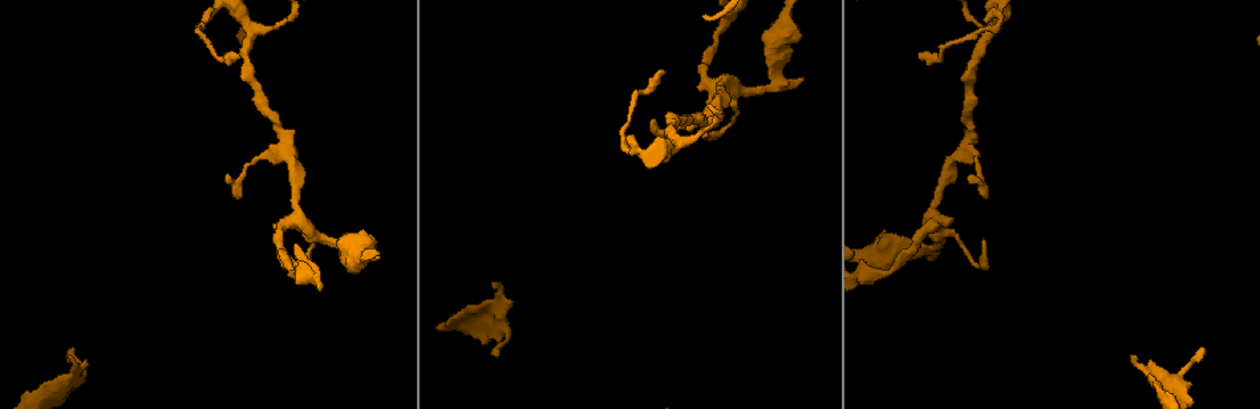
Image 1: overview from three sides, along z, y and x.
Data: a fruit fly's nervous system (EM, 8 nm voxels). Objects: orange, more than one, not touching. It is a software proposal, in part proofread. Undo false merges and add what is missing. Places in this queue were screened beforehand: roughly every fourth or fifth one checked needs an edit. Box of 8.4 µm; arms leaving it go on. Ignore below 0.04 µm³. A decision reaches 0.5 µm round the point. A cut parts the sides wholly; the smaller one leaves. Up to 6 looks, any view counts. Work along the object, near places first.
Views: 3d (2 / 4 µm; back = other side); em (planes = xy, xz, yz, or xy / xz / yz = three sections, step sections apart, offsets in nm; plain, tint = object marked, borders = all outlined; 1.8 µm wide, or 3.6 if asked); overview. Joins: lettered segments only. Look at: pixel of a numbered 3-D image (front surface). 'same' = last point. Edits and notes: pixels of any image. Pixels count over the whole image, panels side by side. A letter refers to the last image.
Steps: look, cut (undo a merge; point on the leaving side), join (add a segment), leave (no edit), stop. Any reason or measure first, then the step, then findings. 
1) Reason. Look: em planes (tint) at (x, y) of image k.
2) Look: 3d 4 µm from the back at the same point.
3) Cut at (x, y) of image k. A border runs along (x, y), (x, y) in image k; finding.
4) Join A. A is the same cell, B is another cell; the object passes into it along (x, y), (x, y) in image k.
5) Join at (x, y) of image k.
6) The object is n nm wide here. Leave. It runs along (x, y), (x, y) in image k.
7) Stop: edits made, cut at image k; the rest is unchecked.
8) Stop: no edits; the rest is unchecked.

An open end. Look: 3d 2 µm at (970, 179) of image 1.

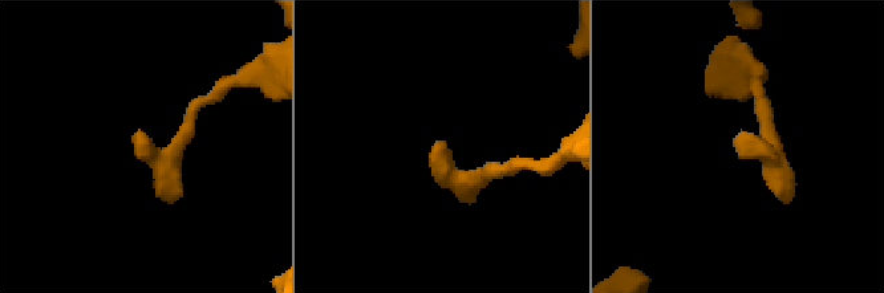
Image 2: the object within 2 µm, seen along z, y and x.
Look: em 3.6 µm xz step 8 (tint) at (735, 140) of image 2.

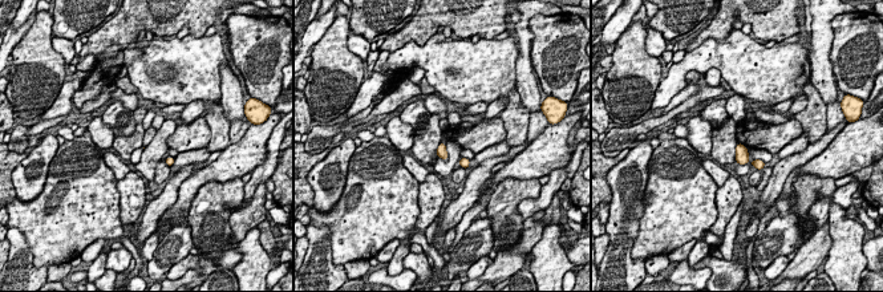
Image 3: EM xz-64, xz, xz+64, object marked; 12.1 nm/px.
Look: em 3.6 µm planes (borders) at the same point.

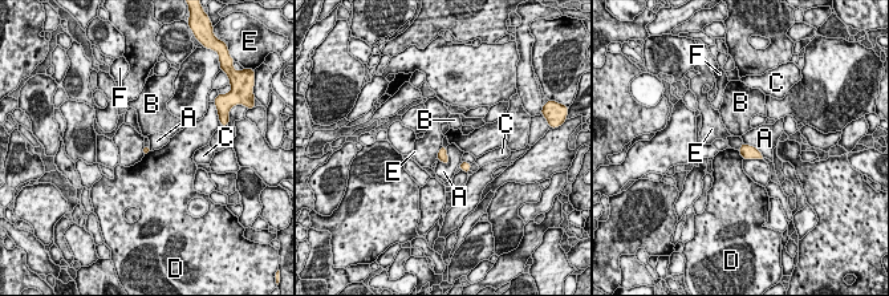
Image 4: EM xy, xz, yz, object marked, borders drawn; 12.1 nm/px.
Leave. A, B, C, D, E and F are other cells; a border runs along (743, 144), (738, 149) in image 4; no lettered segment goes on from it.

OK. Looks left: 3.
Tapers out. Look: em 3.6 µm planes (borders) at (1184, 390) of image 1.

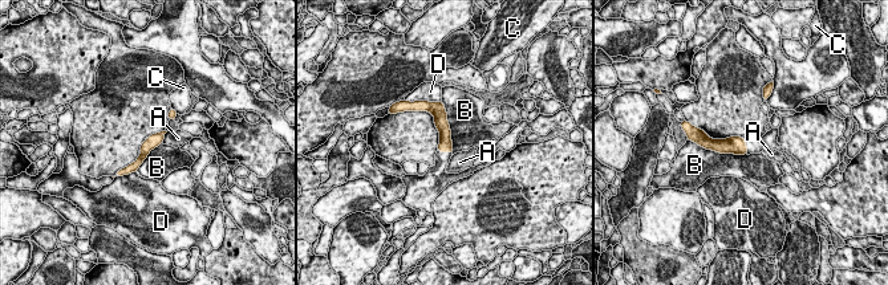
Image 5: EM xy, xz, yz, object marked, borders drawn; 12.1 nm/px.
Join D. D is the same cell, A, B and C are other cells; the neuron continues.

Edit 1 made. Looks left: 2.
Redraw. Look: overview.

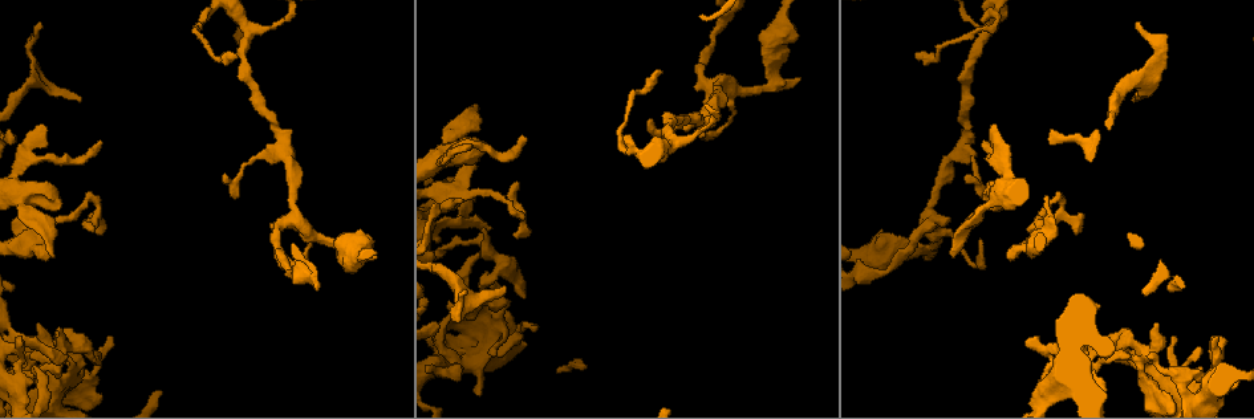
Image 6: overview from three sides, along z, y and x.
A narrow waist. Look: em planes (borders) at (929, 220) of image 6.

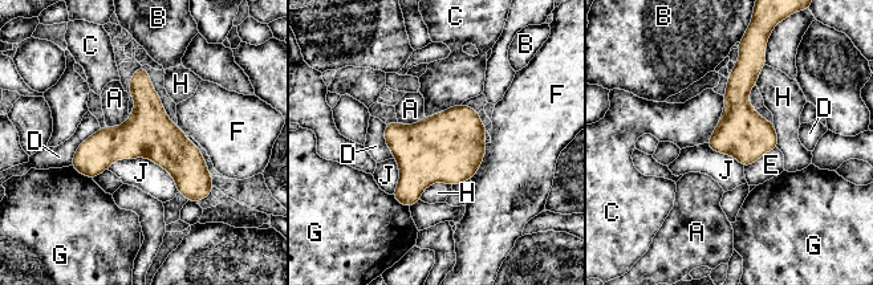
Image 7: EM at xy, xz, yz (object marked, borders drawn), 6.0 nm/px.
The longest contact is with J, 460 nm. Leave. A, B, C, D, E, F, G, H and J are other cells; a border runs along (106, 169), (149, 158), (178, 192) in image 7; continuous, no second neuron.

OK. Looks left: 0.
Stop: edits made, join at image 5; the rest is unchecked.

